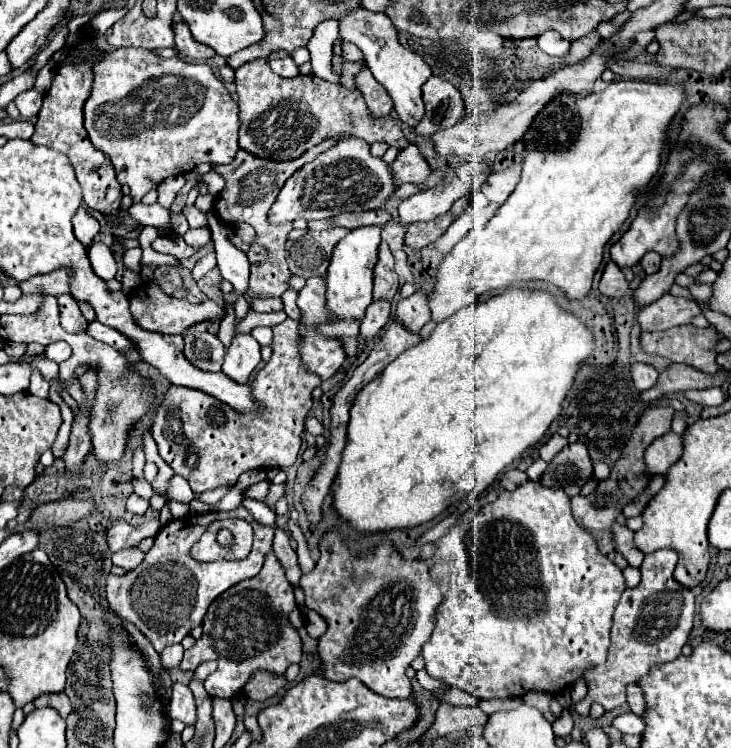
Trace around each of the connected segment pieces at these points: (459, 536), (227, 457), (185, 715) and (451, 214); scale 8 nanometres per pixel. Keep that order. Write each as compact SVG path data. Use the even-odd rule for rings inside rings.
M526 481L516 491L500 491L496 501L480 507L474 513L462 515L460 521L434 545L436 545L438 559L430 565L430 575L436 577L436 583L440 585L440 589L444 593L444 601L438 605L438 609L434 613L436 627L434 627L430 639L422 647L422 657L426 661L426 673L430 677L440 679L450 687L462 689L462 691L474 695L476 699L496 699L496 697L518 697L530 689L560 693L562 689L570 687L578 677L582 677L584 669L604 663L604 659L608 655L608 645L610 645L612 615L620 601L620 595L626 589L626 583L624 583L620 567L616 567L606 555L600 553L598 543L592 537L592 533L576 523L572 509L570 509L570 497L562 489L544 487L542 483L536 483L536 481ZM490 541L492 541L492 557L480 557L480 553L490 551Z
M288 317L272 331L272 357L256 373L252 385L254 397L266 407L266 413L238 413L216 397L188 387L170 387L156 411L152 437L160 457L174 469L174 473L190 483L194 495L226 483L236 483L236 479L250 469L290 467L298 457L304 421L314 405L312 391L322 381L304 371L300 363L296 347L298 321Z
M174 683L172 685L172 701L170 701L170 717L180 719L186 725L196 723L196 703L194 695L184 683Z
M462 197L462 199L458 199L450 207L448 213L444 213L444 215L432 219L432 221L428 221L428 223L412 223L412 225L408 225L408 231L406 231L406 237L404 237L406 245L412 247L412 249L422 249L422 247L434 243L440 235L444 235L444 231L452 225L452 221L466 207L468 207L468 197Z

